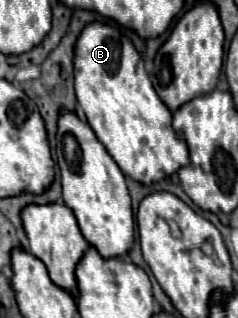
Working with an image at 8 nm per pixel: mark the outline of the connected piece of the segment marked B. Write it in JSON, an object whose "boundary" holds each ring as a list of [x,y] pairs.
{"boundary":[[[101,22],[85,24],[75,42],[73,76],[89,126],[125,176],[151,184],[189,164],[187,144],[171,126],[171,110],[157,96],[141,54],[123,30]]]}

